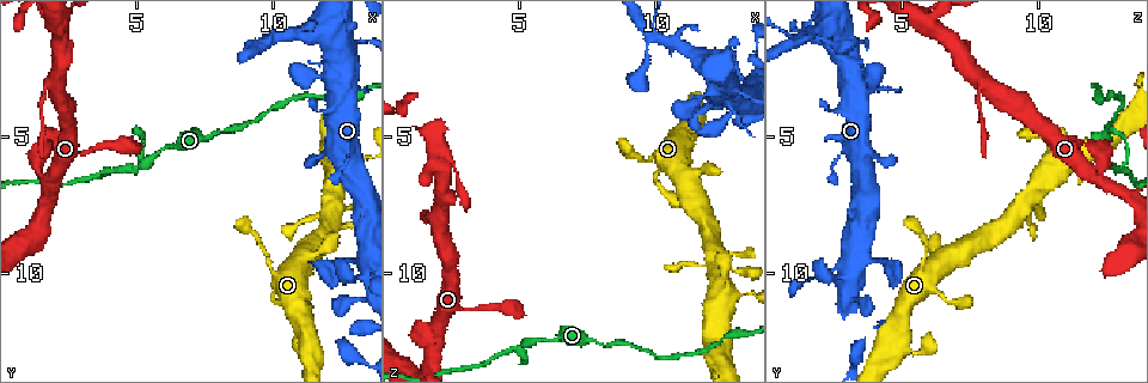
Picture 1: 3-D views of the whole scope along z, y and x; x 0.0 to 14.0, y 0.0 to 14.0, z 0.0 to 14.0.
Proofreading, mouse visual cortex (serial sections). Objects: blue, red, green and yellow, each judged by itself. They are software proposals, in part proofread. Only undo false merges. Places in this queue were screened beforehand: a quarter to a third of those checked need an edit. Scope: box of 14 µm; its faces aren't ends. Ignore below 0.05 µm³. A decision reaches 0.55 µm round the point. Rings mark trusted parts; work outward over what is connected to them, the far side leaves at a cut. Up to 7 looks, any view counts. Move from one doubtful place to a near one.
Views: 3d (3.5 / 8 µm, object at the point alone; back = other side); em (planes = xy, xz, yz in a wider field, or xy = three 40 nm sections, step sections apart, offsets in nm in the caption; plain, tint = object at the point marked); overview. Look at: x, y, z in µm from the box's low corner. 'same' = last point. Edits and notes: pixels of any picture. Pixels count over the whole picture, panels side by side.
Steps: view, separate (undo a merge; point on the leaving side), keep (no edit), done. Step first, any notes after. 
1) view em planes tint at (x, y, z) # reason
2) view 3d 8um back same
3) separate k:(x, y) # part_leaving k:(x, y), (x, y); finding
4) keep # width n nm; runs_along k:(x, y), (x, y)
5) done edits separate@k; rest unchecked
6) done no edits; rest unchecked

view 3d 3.5um at (5.1, 6.0, 12.7) # arms part here

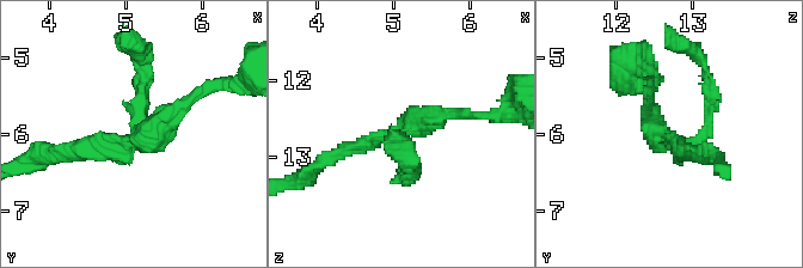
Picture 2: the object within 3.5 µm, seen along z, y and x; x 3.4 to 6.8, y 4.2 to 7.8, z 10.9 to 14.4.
view em xy step 5 tint at (5.00, 6.05, 12.70) # arms 3; arm_widths 200, 200, 200 nm

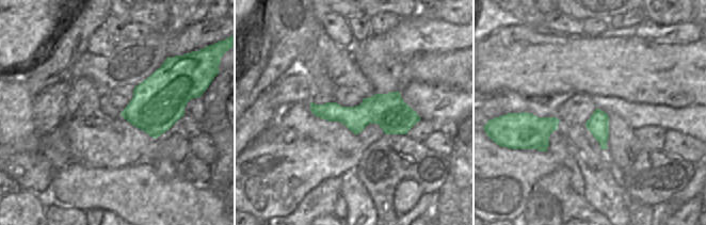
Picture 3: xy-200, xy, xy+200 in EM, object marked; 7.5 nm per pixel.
keep # runs_along 3:(313, 106), (340, 114), (416, 118); all the same cell

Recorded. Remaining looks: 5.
view 3d 3.5um at (12.5, 7.6, 9.6) # narrows sharply

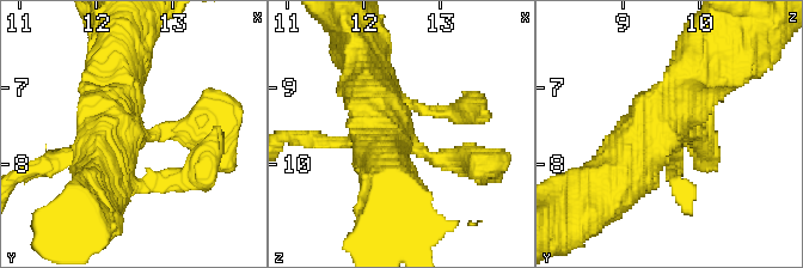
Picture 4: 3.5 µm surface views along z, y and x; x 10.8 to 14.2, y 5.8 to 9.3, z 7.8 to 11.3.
keep # runs_along 4:(602, 196), (700, 68); all the same cell

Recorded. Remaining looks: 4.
view 3d 3.5um back at (10.0, 1.3, 1.4) # looks like a crossing

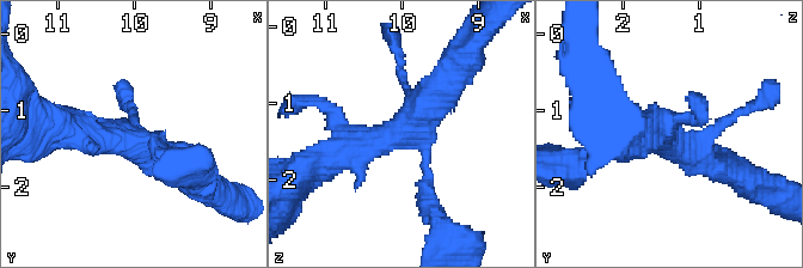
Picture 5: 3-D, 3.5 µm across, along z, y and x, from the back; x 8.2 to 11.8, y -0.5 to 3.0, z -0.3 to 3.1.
view em planes tint at (10.00, 1.35, 1.40) # arms 4; arm_widths 150, 150, 400, 450 nm

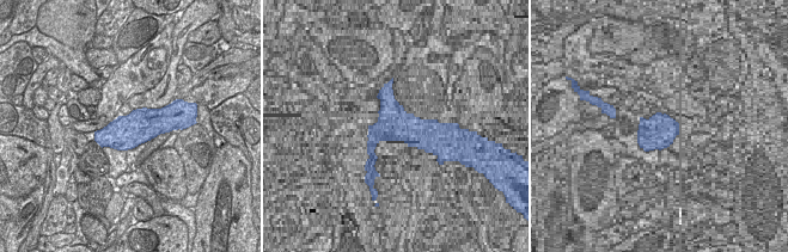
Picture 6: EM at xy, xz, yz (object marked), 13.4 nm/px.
keep # runs_along 5:(331, 157), (404, 132), (452, 80); all the same cell

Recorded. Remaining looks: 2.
done no edits; rest unchecked

